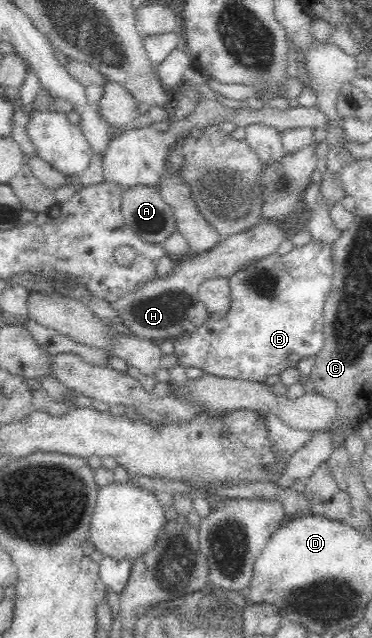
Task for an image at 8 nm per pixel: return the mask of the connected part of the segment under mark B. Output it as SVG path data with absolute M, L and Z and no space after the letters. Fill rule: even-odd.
M311 240L278 260L263 260L245 268L237 276L231 276L228 282L235 299L232 311L223 318L210 315L205 327L172 339L179 365L185 369L197 367L221 378L264 382L268 376L296 368L303 358L319 355L326 343L324 304L332 286L334 268L332 246Z

